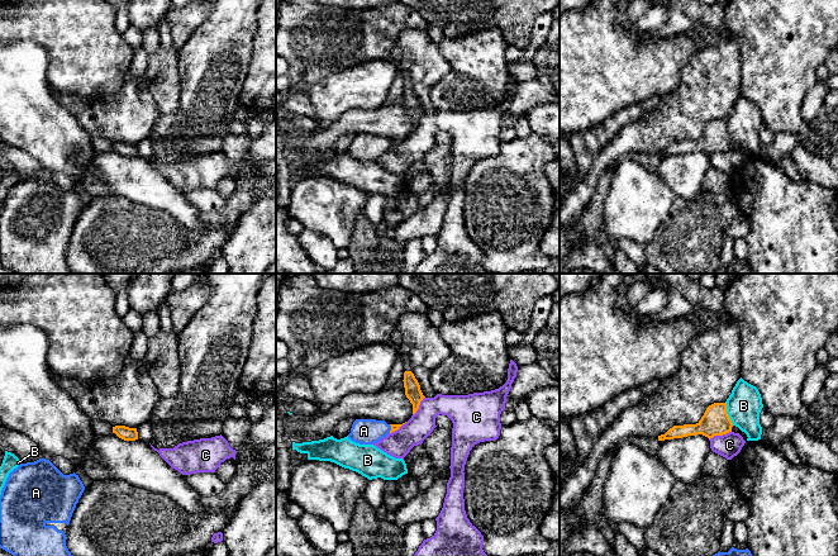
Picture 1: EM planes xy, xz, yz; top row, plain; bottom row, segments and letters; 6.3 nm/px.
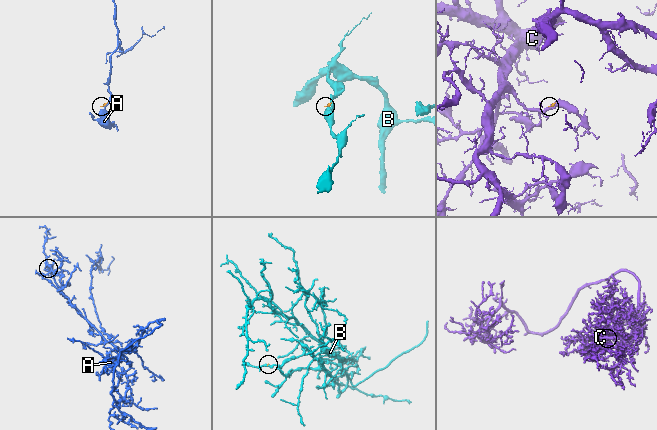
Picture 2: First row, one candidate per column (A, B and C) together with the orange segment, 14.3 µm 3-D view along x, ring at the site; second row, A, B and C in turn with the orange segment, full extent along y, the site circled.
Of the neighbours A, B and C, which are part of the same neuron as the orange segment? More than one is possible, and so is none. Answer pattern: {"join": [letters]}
{"join": []}

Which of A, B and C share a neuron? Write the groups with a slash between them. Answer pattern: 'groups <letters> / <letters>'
groups A / B / C

